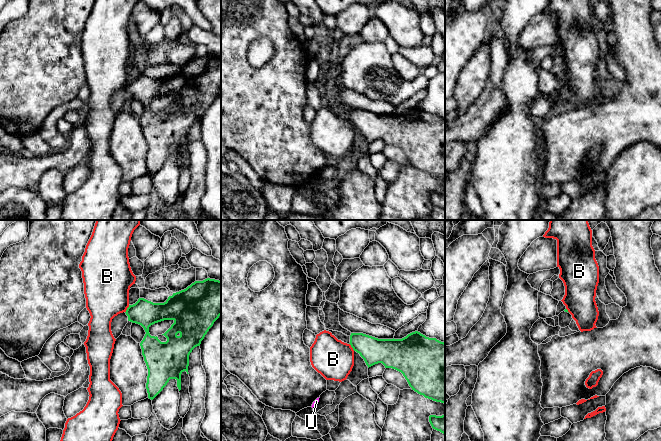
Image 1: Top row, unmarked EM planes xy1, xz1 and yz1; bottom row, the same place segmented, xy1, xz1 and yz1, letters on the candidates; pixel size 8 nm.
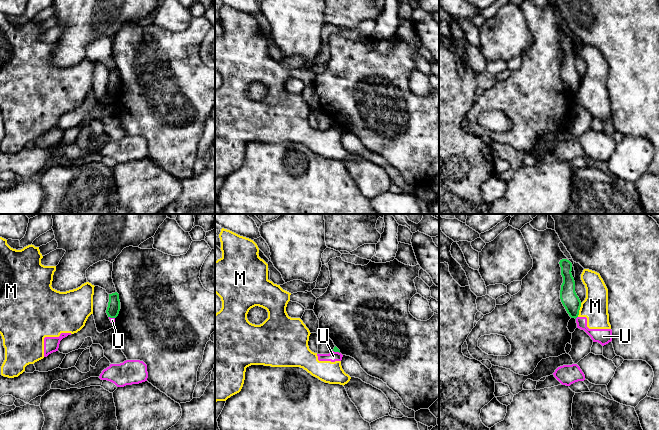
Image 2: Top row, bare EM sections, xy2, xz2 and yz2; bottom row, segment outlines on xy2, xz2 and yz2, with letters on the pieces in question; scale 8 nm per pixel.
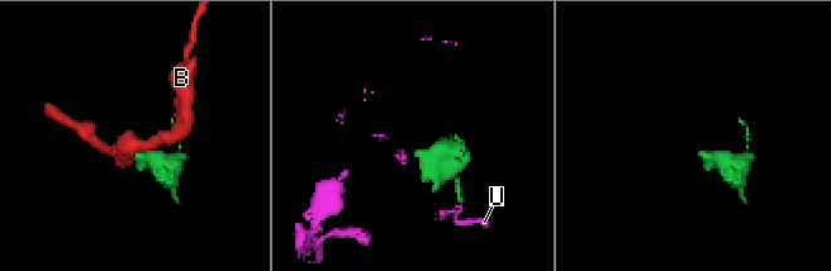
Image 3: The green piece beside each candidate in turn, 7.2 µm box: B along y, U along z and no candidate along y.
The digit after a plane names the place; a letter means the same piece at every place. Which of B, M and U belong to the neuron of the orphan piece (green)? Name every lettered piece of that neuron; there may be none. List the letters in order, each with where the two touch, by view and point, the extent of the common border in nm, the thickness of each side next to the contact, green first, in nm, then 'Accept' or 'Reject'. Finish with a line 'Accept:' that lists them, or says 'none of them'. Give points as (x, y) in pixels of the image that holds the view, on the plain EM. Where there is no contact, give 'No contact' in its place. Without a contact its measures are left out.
B: Touches green at xy1 (127, 85). Shared border 70 nm. Thickness 200 nm (green) against 360 nm. Reject
M: Touches green at yz2 (579, 85). Shared border 120 nm. Thickness 140 nm (green) against 200 nm. Reject
U: Touches green at yz2 (576, 93). Shared border 30 nm. Thickness 140 nm (green) against 110 nm. Reject
Accept: none of them

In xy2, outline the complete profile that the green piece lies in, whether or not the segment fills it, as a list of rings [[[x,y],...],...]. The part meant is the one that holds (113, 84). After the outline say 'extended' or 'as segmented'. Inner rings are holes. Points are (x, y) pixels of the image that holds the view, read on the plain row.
[[[117,68],[109,70],[109,78],[106,89],[110,94],[116,94],[120,87],[120,76]]]; as segmented

